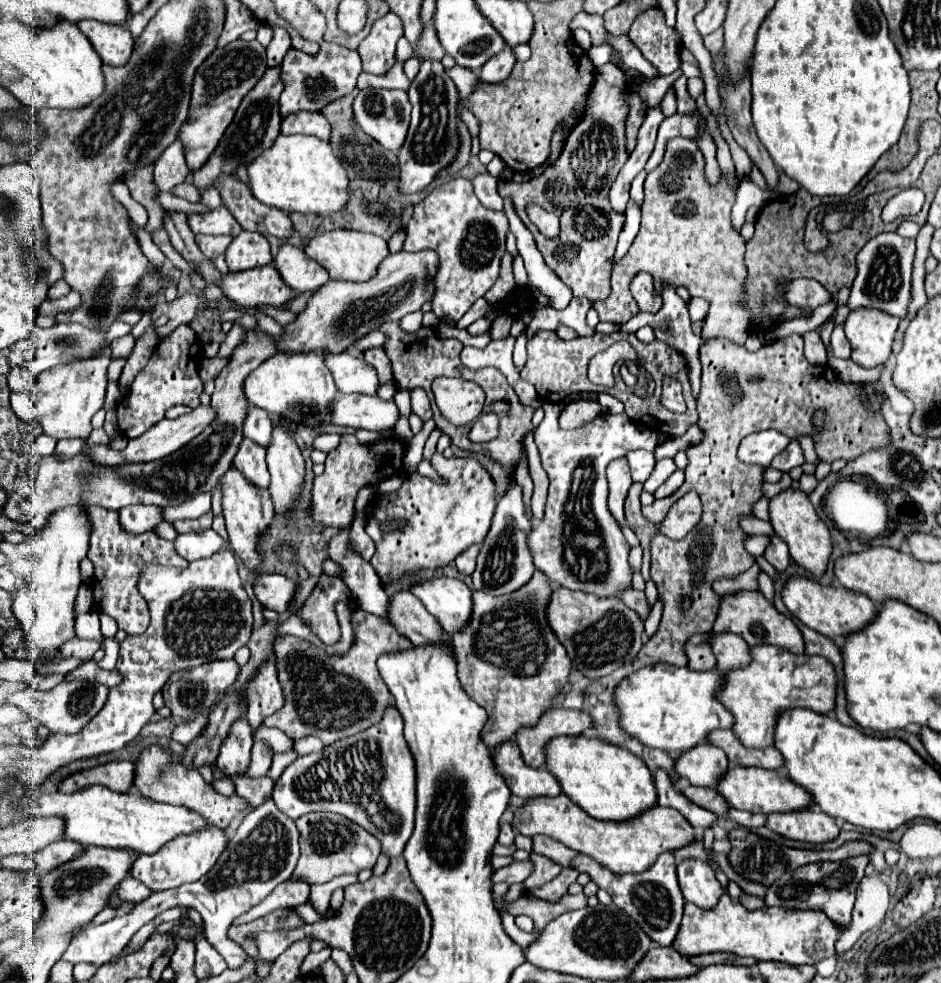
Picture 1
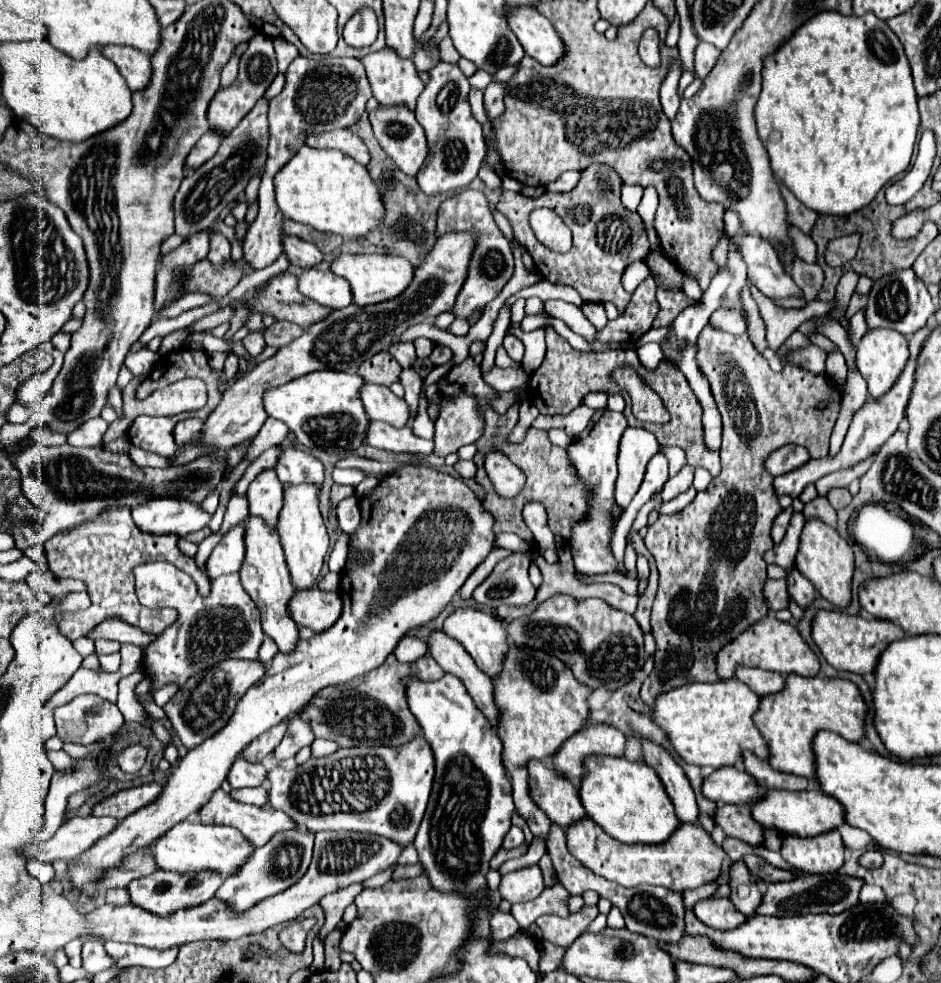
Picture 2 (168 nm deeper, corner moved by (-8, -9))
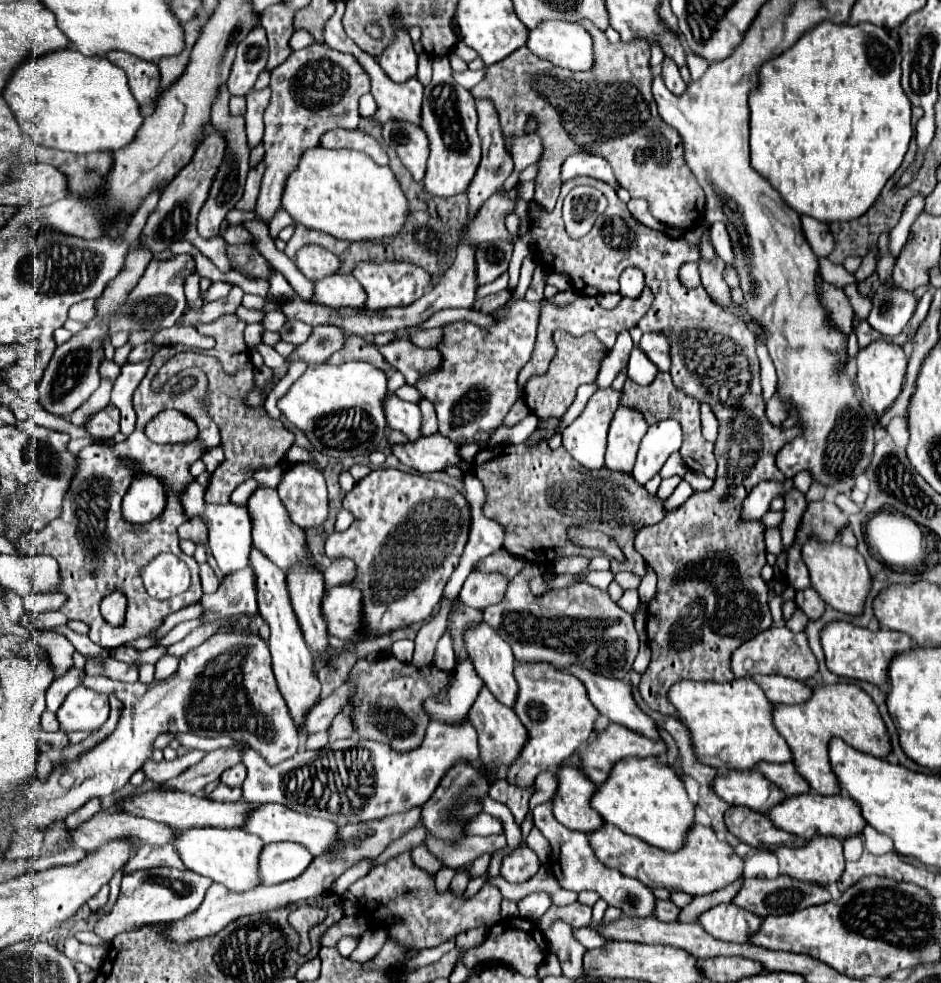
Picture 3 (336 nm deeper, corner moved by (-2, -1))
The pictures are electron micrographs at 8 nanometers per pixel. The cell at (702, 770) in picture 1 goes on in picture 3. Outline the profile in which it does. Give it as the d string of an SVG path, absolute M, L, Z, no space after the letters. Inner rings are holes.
M756 769L718 775L714 789L726 803L742 805L762 815L768 815L772 807L786 799L786 795Z

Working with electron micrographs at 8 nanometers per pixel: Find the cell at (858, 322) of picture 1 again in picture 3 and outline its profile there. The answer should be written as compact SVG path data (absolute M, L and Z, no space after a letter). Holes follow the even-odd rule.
M874 341L866 349L860 349L856 357L858 389L860 389L860 397L866 403L866 407L872 409L876 415L882 415L886 409L890 409L890 405L900 395L904 375L906 375L906 363L908 363L908 357L904 349L898 345L886 343L886 341Z

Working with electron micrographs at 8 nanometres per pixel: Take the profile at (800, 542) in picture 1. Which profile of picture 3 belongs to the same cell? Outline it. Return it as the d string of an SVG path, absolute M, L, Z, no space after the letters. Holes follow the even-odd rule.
M808 541L802 549L804 563L808 565L812 587L816 593L830 605L832 609L848 615L862 615L866 597L872 587L872 575L868 571L868 565L864 557L842 543L820 543L820 541Z

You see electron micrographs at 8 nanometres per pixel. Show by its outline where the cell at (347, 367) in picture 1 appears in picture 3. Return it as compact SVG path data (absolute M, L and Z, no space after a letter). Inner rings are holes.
M396 395L386 397L384 405L386 405L384 411L386 411L386 419L388 419L390 429L404 433L410 443L414 443L414 441L418 441L418 437L422 437L422 431L420 431L422 413L420 413L418 405L402 401Z

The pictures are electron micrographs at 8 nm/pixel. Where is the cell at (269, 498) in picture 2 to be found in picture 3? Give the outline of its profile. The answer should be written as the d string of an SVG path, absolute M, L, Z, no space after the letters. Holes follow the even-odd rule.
M258 487L248 501L248 509L252 515L252 523L254 523L254 529L252 529L254 547L258 551L262 551L276 567L280 567L284 573L288 573L294 565L310 565L320 571L320 565L316 563L314 555L310 553L308 545L306 545L304 531L290 521L288 511L282 507L282 501L278 499L278 493L274 489Z

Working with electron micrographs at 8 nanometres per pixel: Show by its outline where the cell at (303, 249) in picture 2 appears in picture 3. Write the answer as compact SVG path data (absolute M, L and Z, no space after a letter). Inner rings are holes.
M306 245L298 251L296 265L306 279L318 281L318 279L324 279L324 277L330 277L330 275L338 273L340 259L334 253L322 249L322 247Z

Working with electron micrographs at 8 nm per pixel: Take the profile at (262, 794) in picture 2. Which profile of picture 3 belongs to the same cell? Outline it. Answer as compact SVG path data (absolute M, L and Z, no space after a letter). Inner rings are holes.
M218 785L210 795L206 795L212 801L242 801L242 789L232 789L226 785Z

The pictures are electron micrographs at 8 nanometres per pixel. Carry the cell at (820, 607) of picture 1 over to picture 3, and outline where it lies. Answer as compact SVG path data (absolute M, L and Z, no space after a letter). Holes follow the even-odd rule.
M834 621L822 631L822 649L826 653L826 665L830 673L846 679L868 681L872 685L888 685L888 667L892 655L900 655L914 649L914 641L906 633L890 629L880 629L872 633L870 629L854 627L846 621Z

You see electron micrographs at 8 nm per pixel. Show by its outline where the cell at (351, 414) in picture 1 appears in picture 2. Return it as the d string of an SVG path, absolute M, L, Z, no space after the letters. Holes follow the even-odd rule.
M370 419L366 443L394 453L432 453L434 449L432 441L414 435L410 423L408 427L392 427L390 423L380 423L376 419Z

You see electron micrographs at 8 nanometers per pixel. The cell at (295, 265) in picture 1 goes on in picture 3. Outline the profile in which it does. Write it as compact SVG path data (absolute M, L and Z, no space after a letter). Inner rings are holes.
M330 275L314 285L314 299L320 305L334 309L352 307L356 311L366 309L366 291L352 275Z

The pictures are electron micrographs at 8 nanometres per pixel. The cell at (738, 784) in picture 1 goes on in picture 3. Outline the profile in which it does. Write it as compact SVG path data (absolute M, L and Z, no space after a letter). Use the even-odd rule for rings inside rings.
M804 793L796 797L788 797L780 805L776 805L770 811L770 821L788 831L794 833L806 841L810 841L814 835L824 835L824 837L836 837L836 839L848 839L854 835L862 835L864 827L868 825L866 819L862 819L862 813L858 811L858 803L850 799L848 795L832 795L832 797L822 797L818 793Z

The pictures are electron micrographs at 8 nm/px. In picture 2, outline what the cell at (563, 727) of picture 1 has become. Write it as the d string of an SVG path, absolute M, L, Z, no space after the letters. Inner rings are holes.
M604 723L586 725L576 735L572 735L572 739L566 739L564 747L560 747L556 755L552 755L552 767L556 773L564 775L578 787L584 773L582 761L586 755L622 757L624 745L626 737L622 731Z

